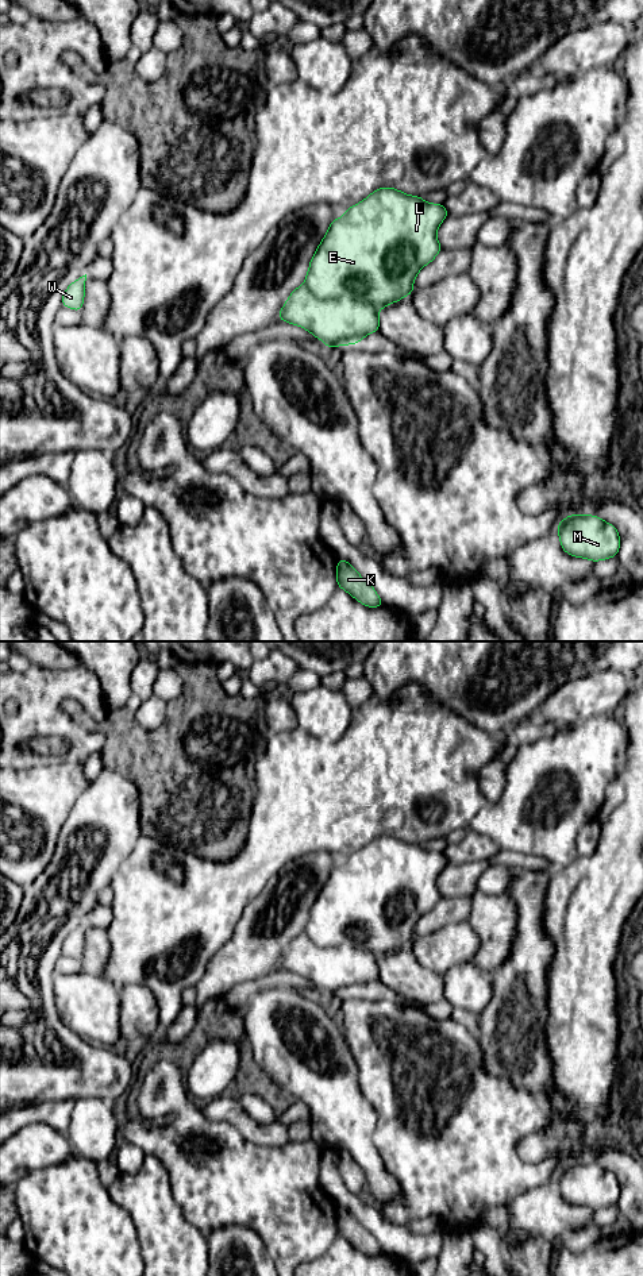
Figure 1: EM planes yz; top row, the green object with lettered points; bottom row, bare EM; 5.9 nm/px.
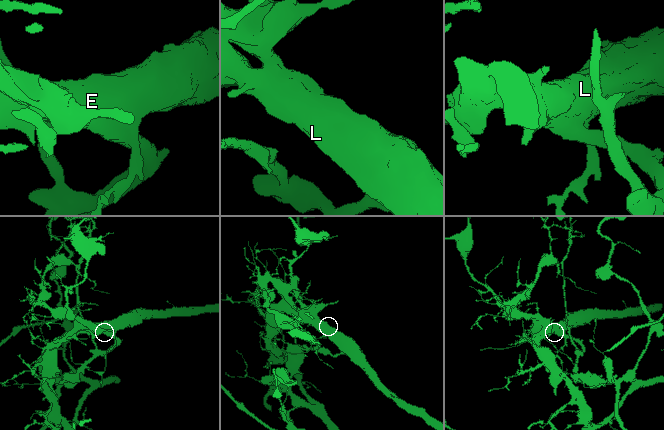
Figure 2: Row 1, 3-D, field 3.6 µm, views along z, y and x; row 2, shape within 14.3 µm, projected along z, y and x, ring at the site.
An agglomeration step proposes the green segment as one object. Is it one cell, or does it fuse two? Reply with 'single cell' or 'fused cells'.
fused cells

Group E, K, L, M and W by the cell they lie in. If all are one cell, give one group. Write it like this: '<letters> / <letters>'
E K L / M W

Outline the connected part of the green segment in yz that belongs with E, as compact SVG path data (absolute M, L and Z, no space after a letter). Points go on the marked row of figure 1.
M382 186L377 190L374 190L371 194L369 194L365 200L362 200L359 204L355 204L350 207L347 211L344 211L343 216L340 219L334 219L330 224L330 228L317 246L317 250L315 251L311 262L309 269L305 277L305 286L311 290L311 293L317 298L339 298L342 297L342 293L344 290L350 290L355 298L370 304L377 311L382 309L384 307L400 301L405 296L411 296L413 289L413 281L415 277L419 274L420 269L426 265L431 263L435 257L442 251L442 246L438 242L436 238L436 230L442 224L442 221L448 216L447 209L443 204L431 204L424 201L420 196L411 196L405 194L396 188L388 188Z

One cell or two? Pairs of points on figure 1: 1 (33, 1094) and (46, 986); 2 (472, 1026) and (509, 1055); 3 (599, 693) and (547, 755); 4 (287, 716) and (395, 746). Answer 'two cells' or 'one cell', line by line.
1: one cell
2: two cells
3: two cells
4: two cells

